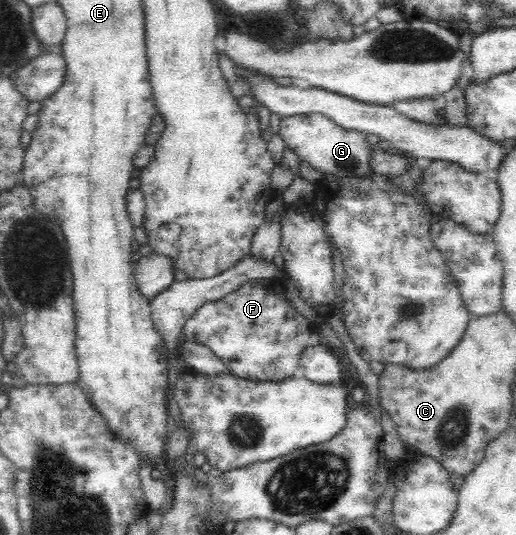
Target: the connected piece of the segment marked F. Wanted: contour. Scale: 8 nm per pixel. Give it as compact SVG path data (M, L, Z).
M280 278L245 282L223 299L203 304L185 324L182 337L209 347L225 363L227 372L239 378L261 382L281 382L285 378L291 378L298 374L301 352L309 346L321 345L321 334L317 332L315 324L293 307L293 303L286 298L284 288Z

